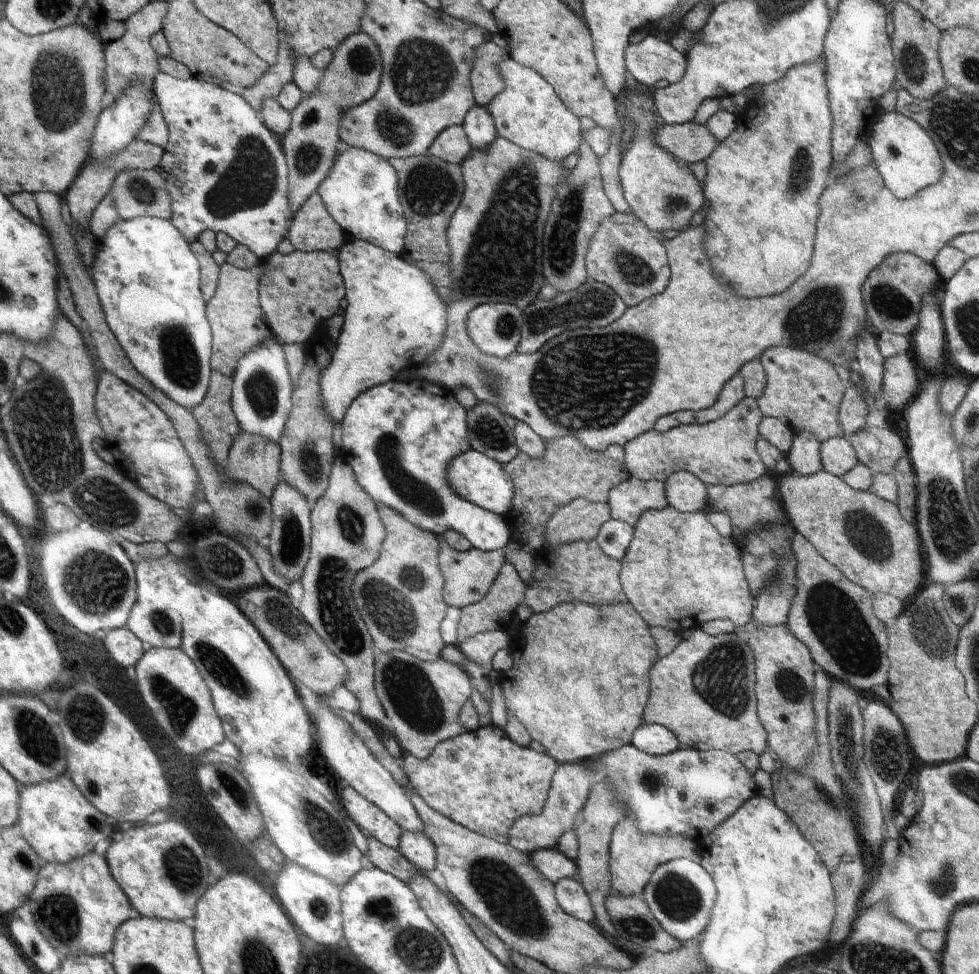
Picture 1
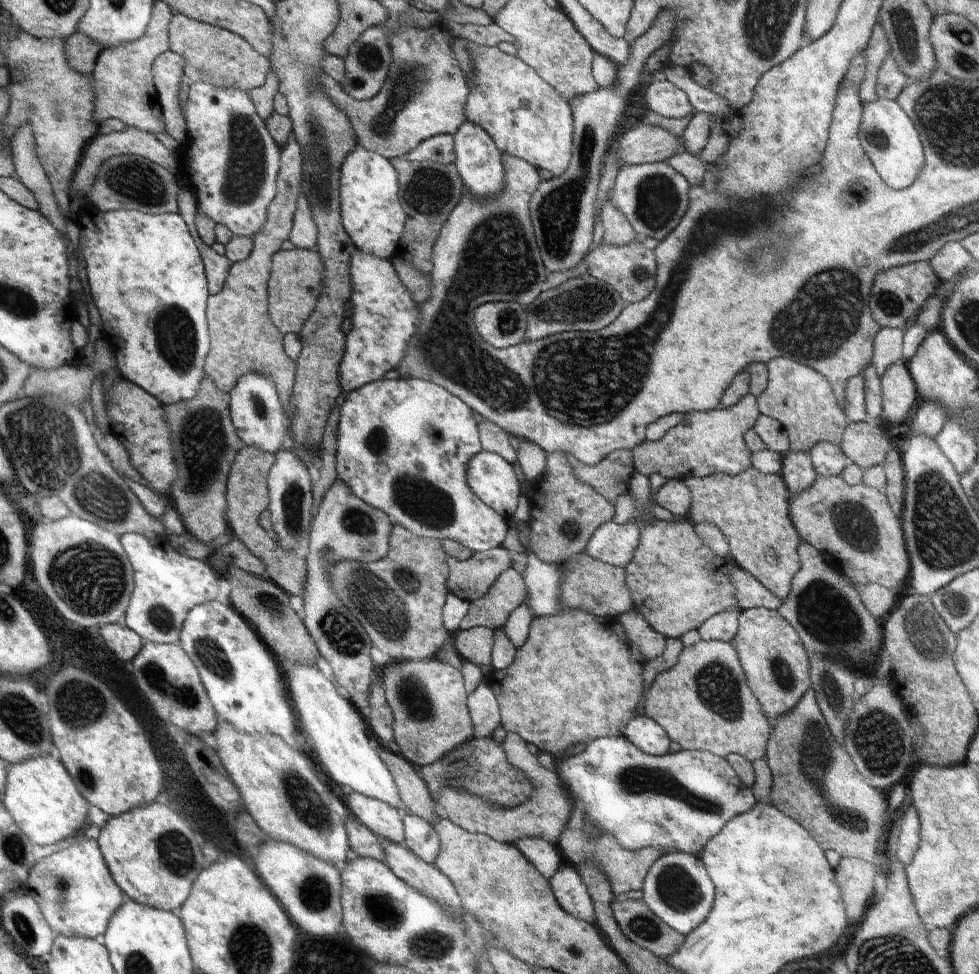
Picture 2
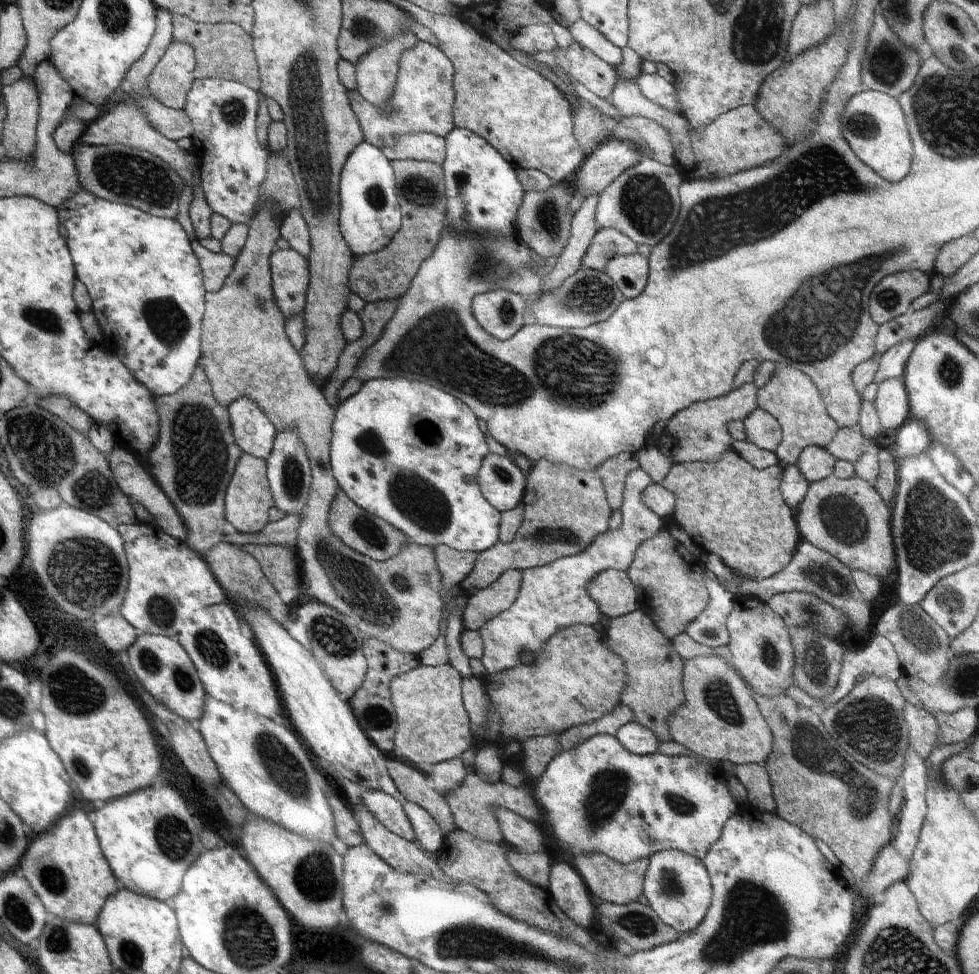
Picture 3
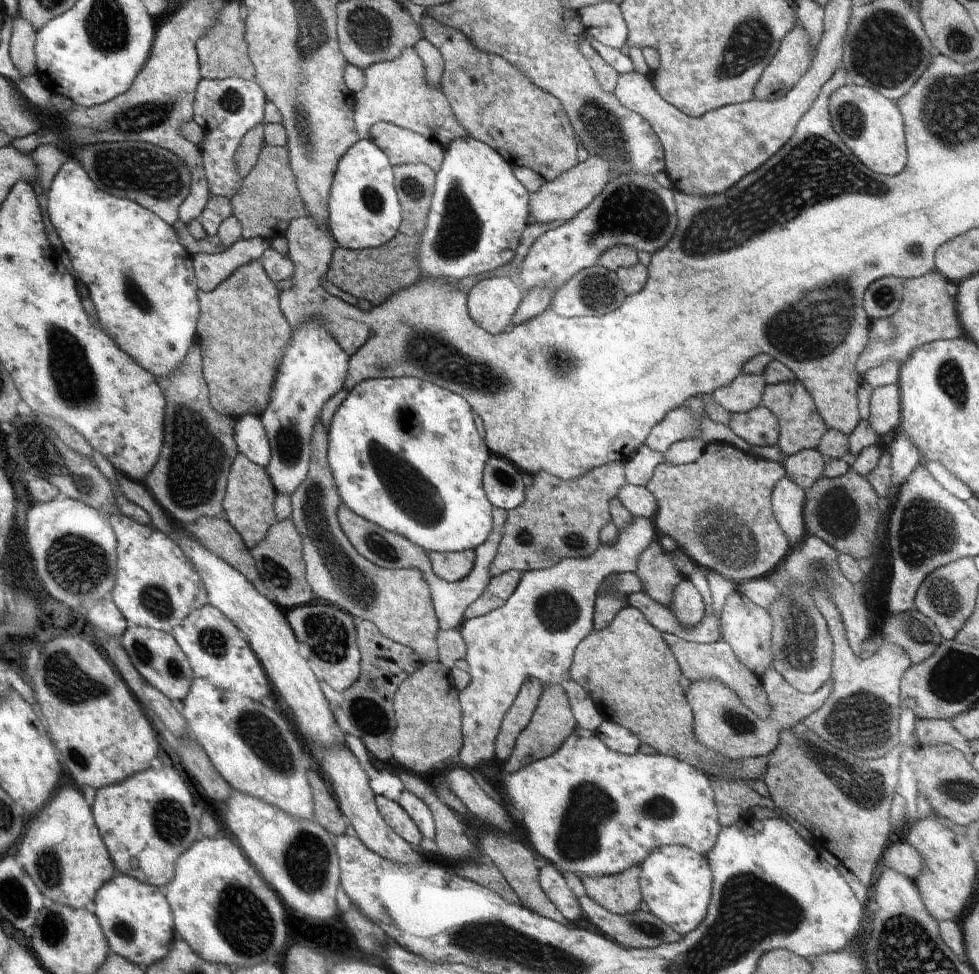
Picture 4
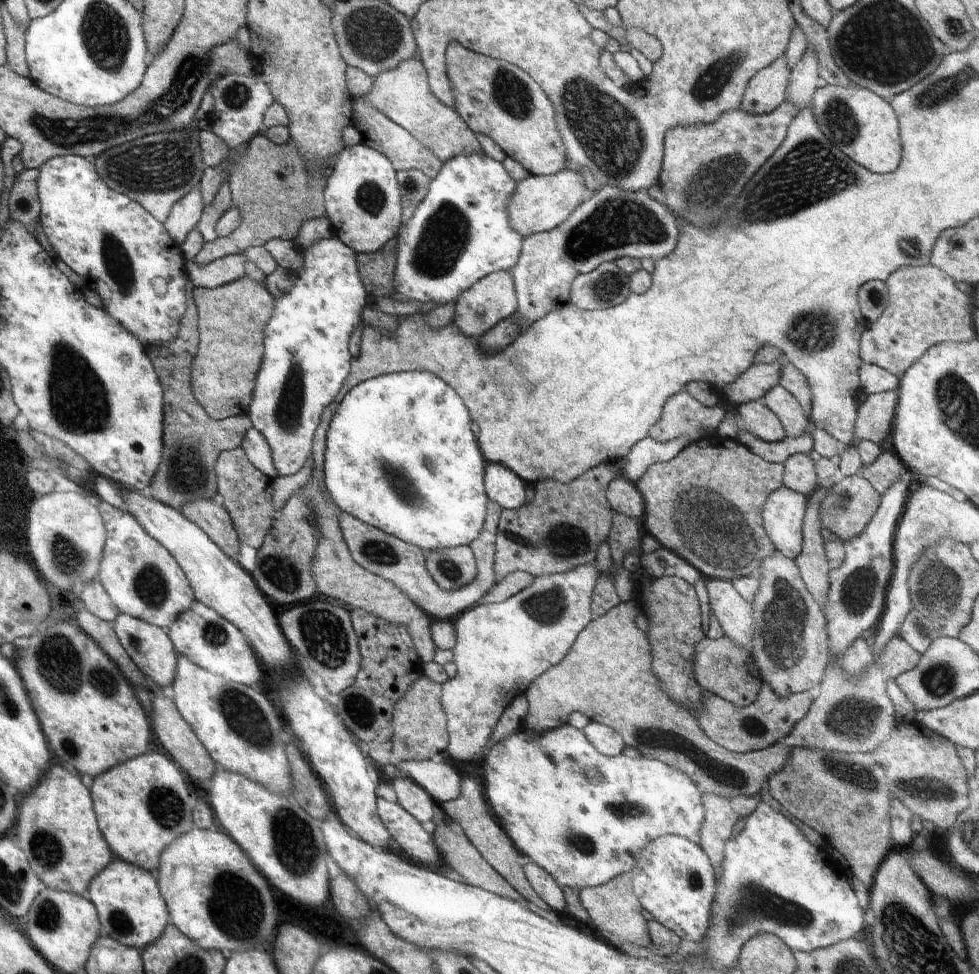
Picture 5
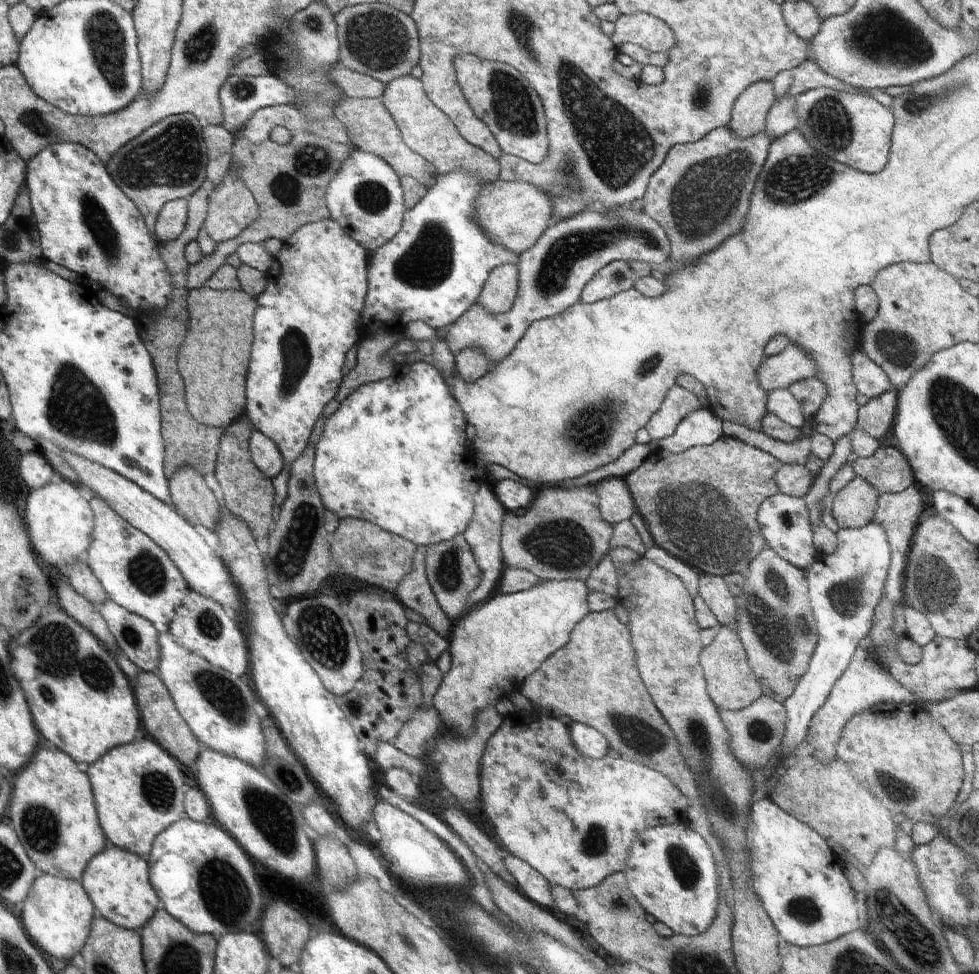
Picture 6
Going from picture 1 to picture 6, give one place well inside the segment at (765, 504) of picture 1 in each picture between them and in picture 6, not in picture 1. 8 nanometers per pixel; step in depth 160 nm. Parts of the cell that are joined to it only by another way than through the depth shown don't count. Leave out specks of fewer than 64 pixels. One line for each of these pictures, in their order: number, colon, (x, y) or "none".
2: (751, 509)
3: (730, 508)
4: (718, 508)
5: (705, 505)
6: (692, 502)

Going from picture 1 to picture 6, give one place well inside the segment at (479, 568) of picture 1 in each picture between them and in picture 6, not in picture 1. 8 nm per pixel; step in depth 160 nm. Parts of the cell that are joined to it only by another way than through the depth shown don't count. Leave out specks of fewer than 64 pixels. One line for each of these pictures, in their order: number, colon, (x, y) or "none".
2: (470, 579)
3: (565, 509)
4: (559, 519)
5: (559, 530)
6: (562, 536)

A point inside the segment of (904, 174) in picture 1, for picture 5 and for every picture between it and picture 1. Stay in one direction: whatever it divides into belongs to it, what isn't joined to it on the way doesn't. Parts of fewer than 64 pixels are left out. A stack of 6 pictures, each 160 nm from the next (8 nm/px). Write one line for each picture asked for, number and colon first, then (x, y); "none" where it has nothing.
2: (889, 139)
3: (873, 124)
4: (871, 127)
5: (864, 126)

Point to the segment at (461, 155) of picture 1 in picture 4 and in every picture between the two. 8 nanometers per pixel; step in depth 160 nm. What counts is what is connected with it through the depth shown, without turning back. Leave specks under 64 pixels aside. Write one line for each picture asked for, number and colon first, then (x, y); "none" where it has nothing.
2: (440, 149)
3: (423, 146)
4: (401, 146)

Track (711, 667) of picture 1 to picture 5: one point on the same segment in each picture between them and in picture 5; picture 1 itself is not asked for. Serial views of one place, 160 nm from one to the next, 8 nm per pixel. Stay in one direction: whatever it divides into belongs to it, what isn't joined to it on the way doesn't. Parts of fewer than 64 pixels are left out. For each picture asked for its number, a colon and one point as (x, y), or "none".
2: (703, 702)
3: (719, 719)
4: (722, 723)
5: (746, 729)

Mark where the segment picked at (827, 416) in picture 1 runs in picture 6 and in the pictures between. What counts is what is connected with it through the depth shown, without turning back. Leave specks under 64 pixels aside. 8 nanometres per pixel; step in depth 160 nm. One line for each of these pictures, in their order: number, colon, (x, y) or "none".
2: (801, 399)
3: (790, 396)
4: (800, 427)
5: (778, 400)
6: (781, 403)

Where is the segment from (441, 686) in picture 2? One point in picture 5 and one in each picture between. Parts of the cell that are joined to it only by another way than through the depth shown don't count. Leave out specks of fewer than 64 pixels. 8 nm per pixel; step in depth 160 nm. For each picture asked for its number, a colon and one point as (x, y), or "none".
3: (433, 726)
4: (428, 717)
5: (420, 726)

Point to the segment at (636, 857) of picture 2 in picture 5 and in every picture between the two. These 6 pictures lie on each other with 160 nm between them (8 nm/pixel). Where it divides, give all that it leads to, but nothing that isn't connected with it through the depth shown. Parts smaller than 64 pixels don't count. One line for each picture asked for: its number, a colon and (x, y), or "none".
3: (621, 884)
4: (620, 893)
5: (616, 916)

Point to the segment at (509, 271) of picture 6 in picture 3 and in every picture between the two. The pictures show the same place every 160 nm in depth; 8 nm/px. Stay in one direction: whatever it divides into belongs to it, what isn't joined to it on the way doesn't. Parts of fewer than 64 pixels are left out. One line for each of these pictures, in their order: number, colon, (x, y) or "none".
3: (500, 313)
4: (492, 303)
5: (493, 299)

